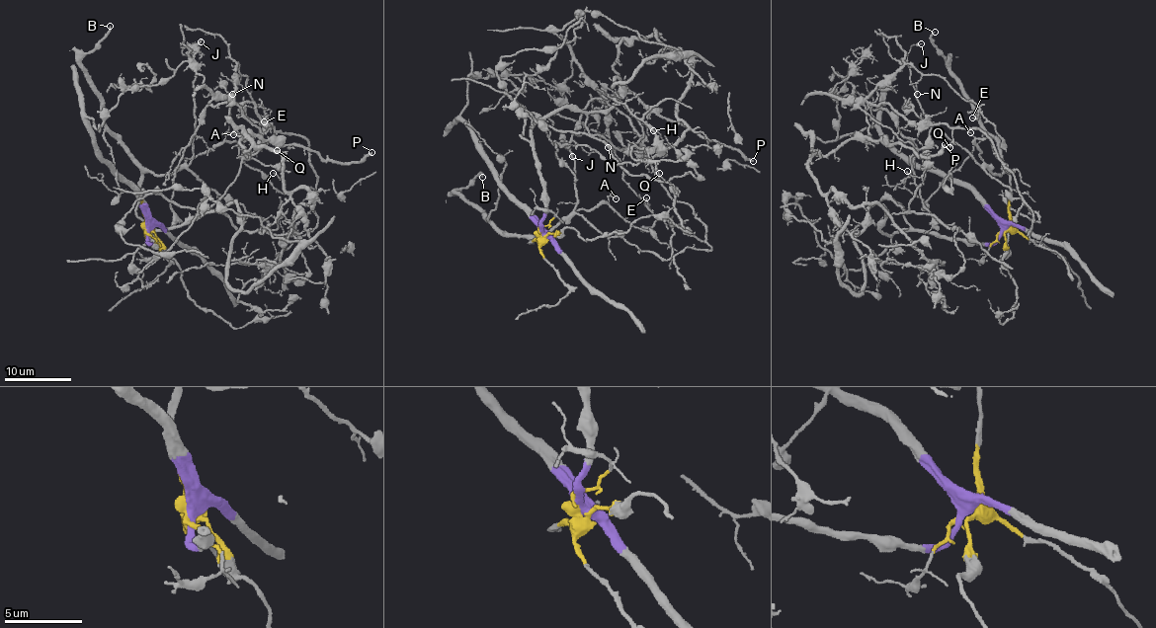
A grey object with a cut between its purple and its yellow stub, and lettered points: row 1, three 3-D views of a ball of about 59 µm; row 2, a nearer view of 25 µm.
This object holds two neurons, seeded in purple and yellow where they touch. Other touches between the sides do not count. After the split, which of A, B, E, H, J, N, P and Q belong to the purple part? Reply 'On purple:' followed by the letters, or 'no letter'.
On purple: E, H, N, P, Q

